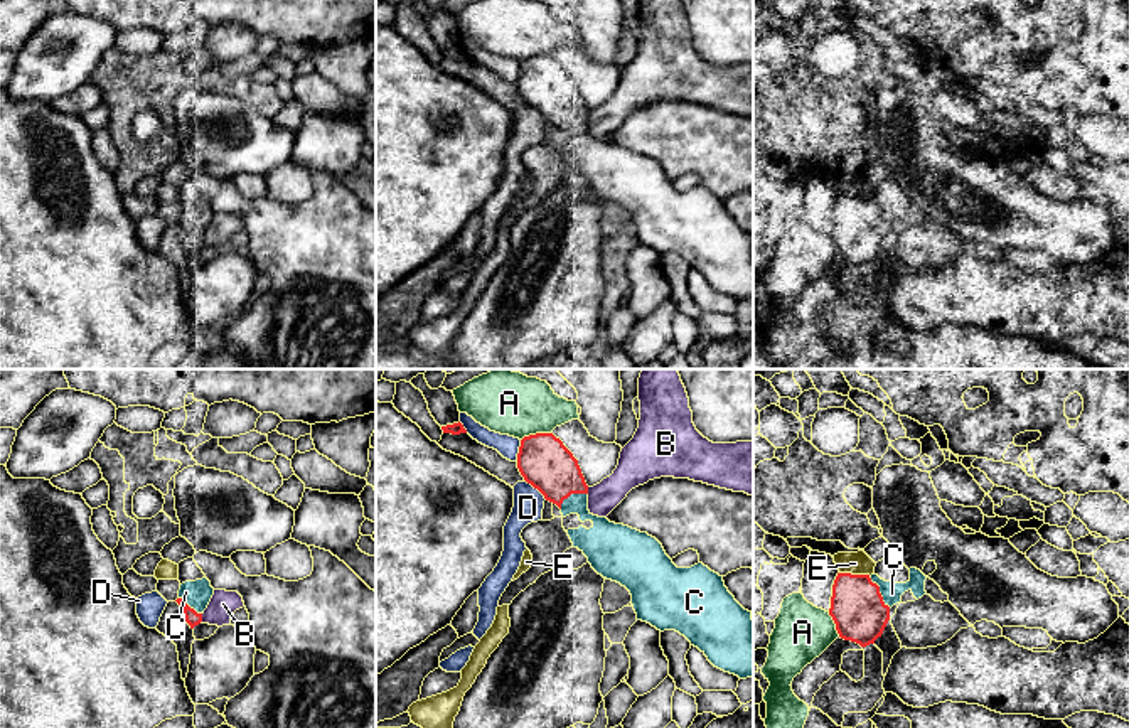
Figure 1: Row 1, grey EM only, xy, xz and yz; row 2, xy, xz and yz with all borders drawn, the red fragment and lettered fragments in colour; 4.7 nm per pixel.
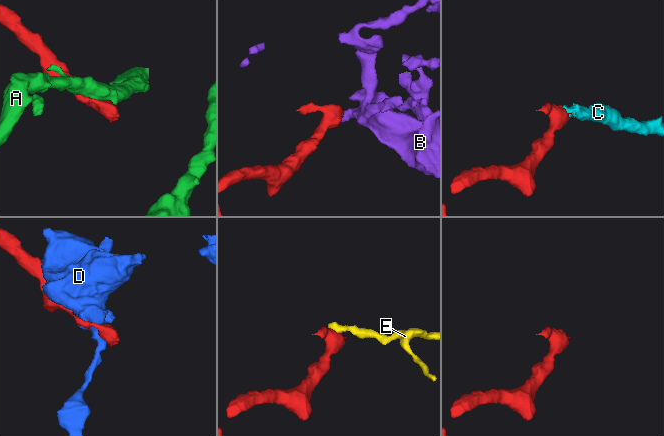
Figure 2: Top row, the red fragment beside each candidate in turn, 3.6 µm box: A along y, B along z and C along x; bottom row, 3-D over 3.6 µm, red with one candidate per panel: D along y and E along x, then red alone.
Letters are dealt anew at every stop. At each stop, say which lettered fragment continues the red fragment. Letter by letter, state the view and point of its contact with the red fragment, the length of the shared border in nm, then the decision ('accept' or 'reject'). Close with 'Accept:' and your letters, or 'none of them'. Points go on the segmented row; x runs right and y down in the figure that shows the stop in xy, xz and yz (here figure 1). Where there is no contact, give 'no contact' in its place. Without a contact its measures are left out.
A: xz (536, 433) | 150 nm | reject
B: xy (201, 619) | 50 nm | reject
C: yz (878, 592) | 190 nm | accept
D: xz (536, 487) | 140 nm | reject
E: yz (855, 575) | 150 nm | reject
Accept: C

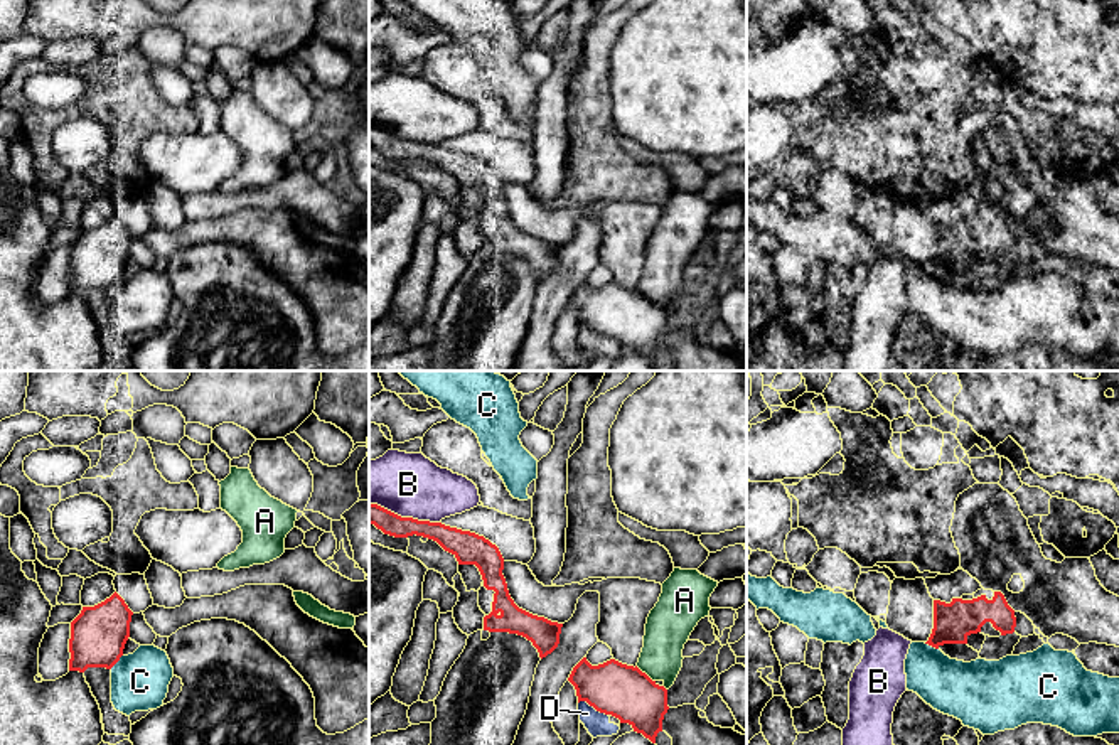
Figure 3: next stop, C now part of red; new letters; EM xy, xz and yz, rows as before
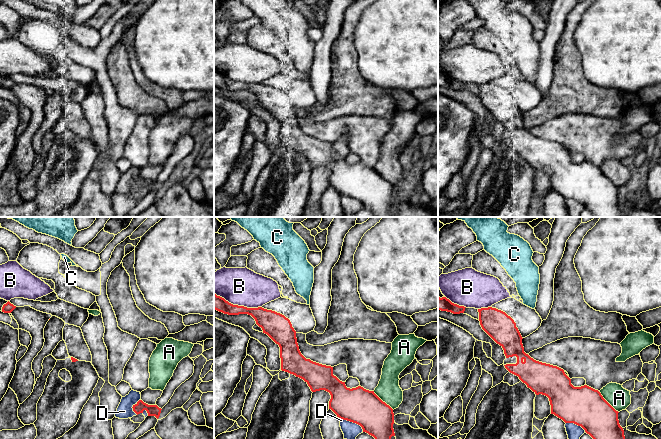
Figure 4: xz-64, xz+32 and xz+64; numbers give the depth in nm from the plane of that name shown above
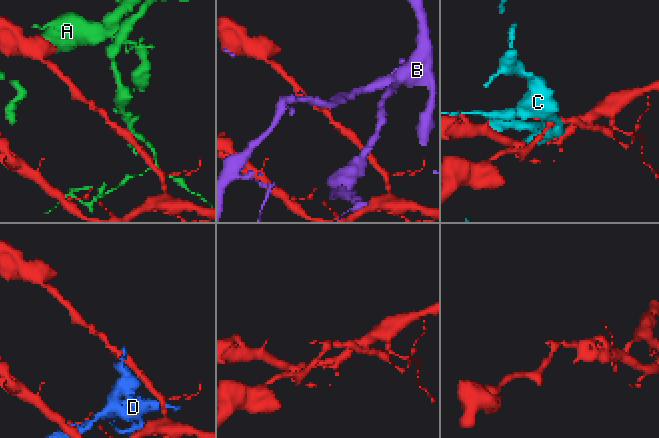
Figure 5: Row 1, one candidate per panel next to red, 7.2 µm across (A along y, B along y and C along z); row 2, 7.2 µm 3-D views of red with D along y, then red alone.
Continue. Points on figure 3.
A: xz (644, 673) | 120 nm | reject
B: xz (405, 518) | 360 nm | reject
C: xy (117, 661) | 90 nm | reject
D: xz (594, 707) | 160 nm | reject
Accept: none of them

